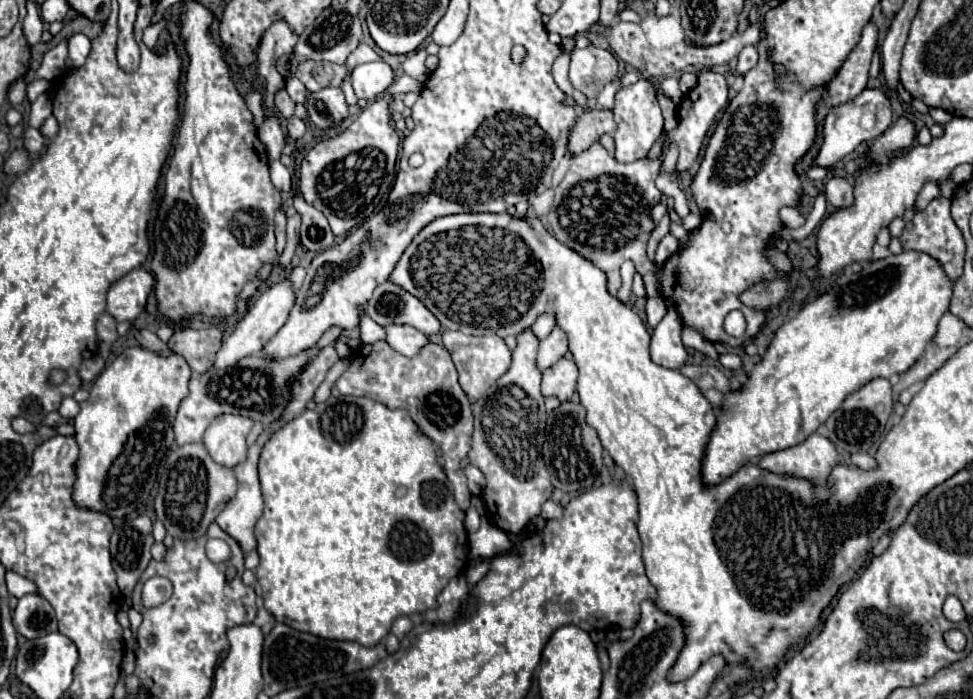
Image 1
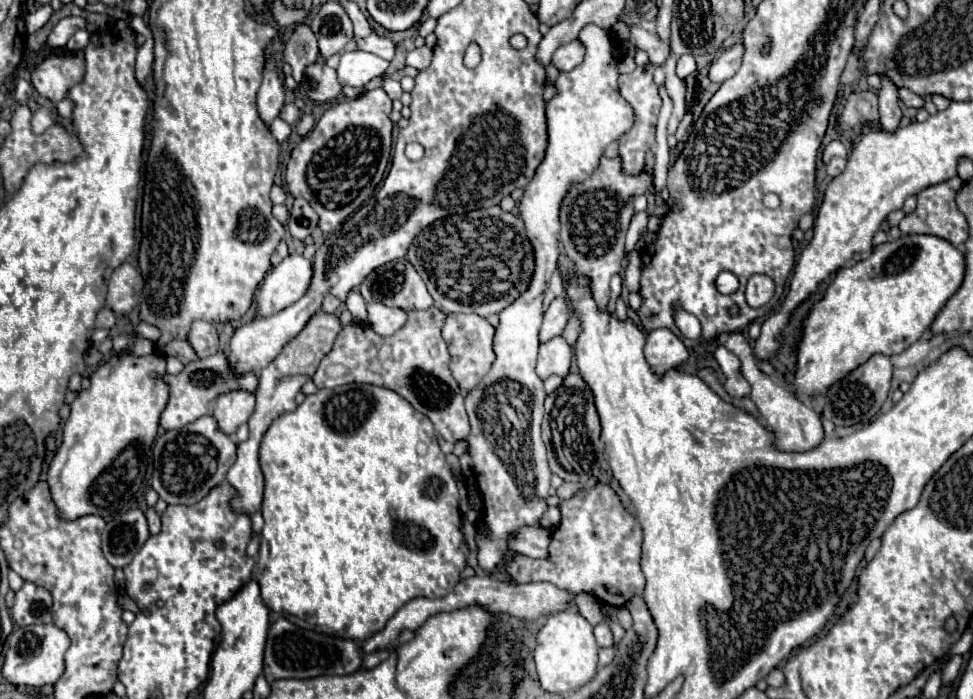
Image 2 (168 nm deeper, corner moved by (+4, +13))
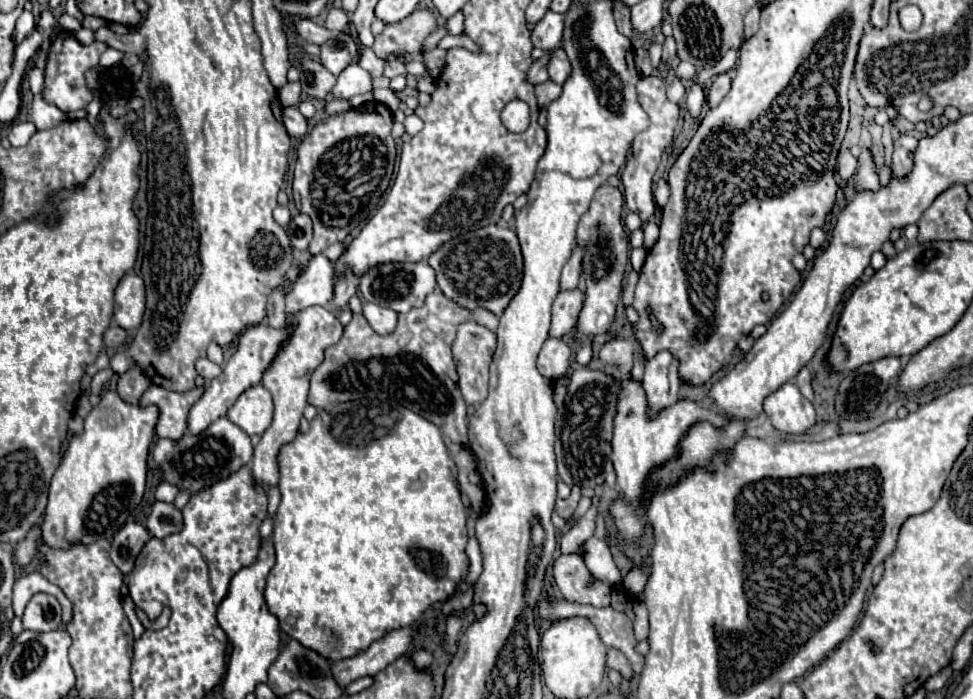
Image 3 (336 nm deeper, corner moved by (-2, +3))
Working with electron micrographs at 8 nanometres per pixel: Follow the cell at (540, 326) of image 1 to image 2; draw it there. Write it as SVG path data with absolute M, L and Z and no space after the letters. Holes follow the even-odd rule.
M556 270L554 274L552 274L552 280L550 280L550 288L548 288L548 292L546 292L546 298L544 298L544 308L556 298L556 296L564 296L566 292L564 292L564 278L562 278L562 272L560 270Z

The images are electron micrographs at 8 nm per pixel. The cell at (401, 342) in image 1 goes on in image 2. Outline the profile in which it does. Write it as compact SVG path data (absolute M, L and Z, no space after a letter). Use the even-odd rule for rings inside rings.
M370 302L366 308L368 308L368 324L380 336L390 336L398 332L406 322L406 312L400 308L390 308L380 302Z

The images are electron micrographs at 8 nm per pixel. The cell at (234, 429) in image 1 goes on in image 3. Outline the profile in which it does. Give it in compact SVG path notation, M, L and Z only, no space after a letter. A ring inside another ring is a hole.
M258 384L242 392L236 404L228 410L228 420L240 426L248 436L262 434L272 424L272 396Z

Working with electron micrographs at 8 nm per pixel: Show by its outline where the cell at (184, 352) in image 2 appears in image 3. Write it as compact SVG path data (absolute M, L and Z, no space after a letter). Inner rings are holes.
M198 358L196 360L196 372L204 378L204 380L212 380L212 378L216 378L220 372L222 372L222 368L220 366L216 366L214 362L210 362L208 358Z

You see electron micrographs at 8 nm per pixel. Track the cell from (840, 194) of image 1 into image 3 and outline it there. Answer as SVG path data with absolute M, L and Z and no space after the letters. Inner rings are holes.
M848 150L846 152L840 152L840 156L838 156L838 176L844 182L848 182L854 176L856 168L858 168L858 160Z

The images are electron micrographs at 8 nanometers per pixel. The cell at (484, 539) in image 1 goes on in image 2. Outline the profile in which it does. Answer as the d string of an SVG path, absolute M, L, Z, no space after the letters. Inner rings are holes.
M522 528L516 538L510 542L512 552L530 556L530 558L548 558L550 546L550 532L546 528Z

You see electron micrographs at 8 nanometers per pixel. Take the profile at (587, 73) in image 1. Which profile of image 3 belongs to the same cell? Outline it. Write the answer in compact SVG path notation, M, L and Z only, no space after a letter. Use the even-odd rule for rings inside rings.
M554 50L552 60L548 64L548 72L550 72L550 80L554 80L556 84L564 84L570 78L572 66L564 50Z

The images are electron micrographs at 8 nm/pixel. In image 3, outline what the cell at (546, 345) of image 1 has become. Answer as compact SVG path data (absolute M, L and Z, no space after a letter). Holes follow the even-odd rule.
M576 288L570 292L560 292L552 304L552 324L550 338L564 338L578 322L578 314L582 310L584 294Z

